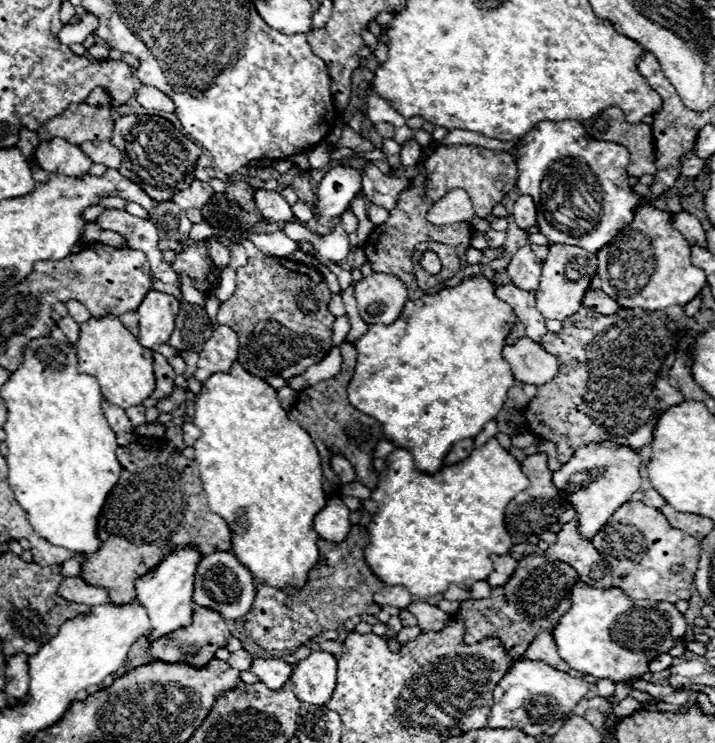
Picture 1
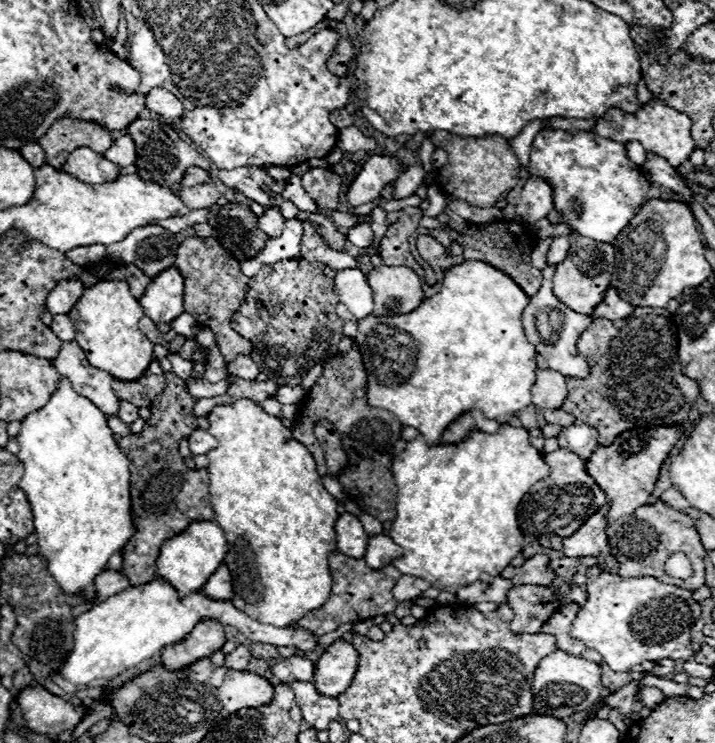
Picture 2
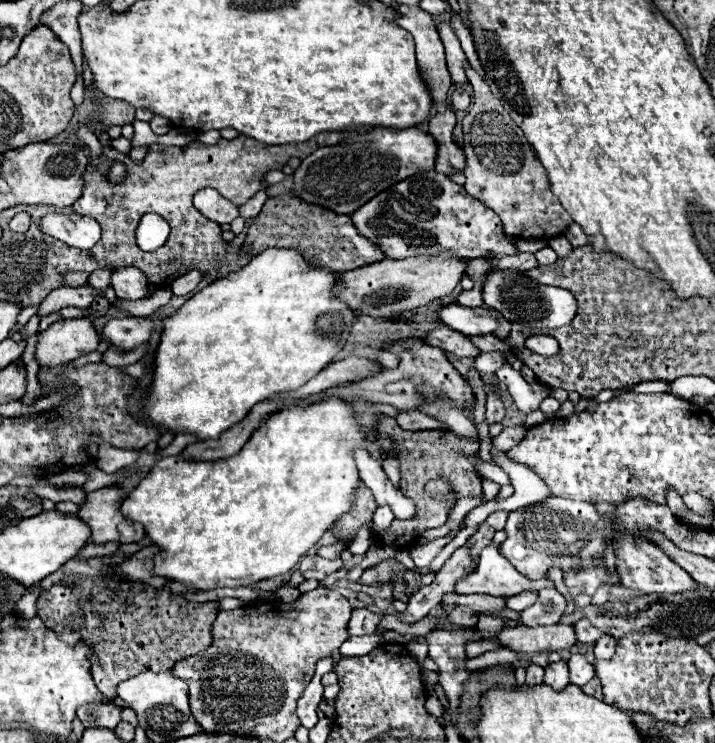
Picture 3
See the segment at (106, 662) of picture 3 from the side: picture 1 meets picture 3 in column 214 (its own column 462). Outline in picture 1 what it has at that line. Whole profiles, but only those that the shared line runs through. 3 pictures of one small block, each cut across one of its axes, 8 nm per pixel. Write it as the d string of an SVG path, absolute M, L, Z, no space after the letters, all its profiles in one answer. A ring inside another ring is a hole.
M524 556L518 562L514 576L504 586L494 586L488 598L460 602L458 618L466 624L464 642L474 644L486 636L494 636L502 640L504 648L512 656L524 654L540 632L552 630L564 612L568 612L572 606L572 588L576 582L578 572L572 566L546 556Z

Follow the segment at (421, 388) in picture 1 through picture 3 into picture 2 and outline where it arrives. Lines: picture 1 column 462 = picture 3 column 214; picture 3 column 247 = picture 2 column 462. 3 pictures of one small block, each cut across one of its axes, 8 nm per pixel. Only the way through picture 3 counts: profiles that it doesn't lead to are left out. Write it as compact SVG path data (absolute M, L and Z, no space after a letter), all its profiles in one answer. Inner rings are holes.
M466 260L464 264L460 266L454 266L450 268L448 272L444 272L444 278L442 278L442 288L438 294L422 300L422 304L410 312L408 316L392 316L388 320L380 320L378 316L366 316L364 320L358 322L358 334L356 334L356 346L358 350L362 352L362 362L364 362L364 368L366 368L366 374L368 374L368 390L366 390L366 402L370 406L376 406L376 408L384 408L388 412L392 412L404 426L412 426L416 428L424 440L428 444L440 444L442 440L442 434L444 434L444 428L448 428L456 418L460 418L462 414L466 412L472 412L472 410L480 410L486 418L490 420L496 420L504 414L512 414L524 406L530 404L530 388L534 386L534 370L536 370L536 362L534 362L534 354L536 354L536 348L526 340L526 334L522 330L522 310L524 306L528 304L528 296L522 292L522 288L508 276L504 276L500 270L492 268L490 264L484 264L484 262L478 262L478 260Z

